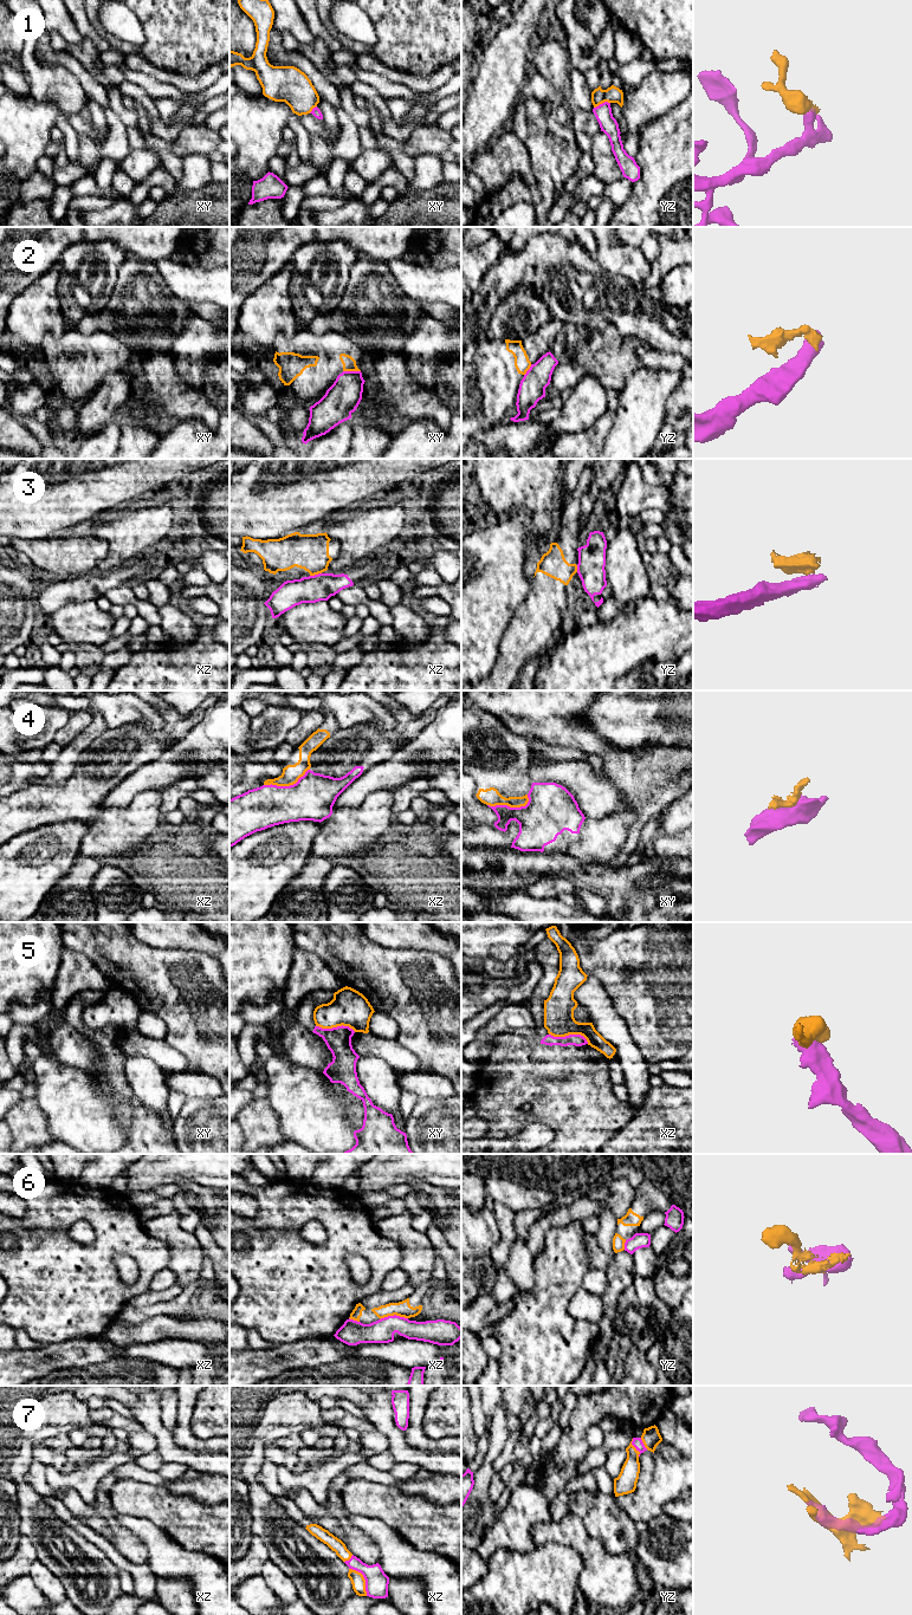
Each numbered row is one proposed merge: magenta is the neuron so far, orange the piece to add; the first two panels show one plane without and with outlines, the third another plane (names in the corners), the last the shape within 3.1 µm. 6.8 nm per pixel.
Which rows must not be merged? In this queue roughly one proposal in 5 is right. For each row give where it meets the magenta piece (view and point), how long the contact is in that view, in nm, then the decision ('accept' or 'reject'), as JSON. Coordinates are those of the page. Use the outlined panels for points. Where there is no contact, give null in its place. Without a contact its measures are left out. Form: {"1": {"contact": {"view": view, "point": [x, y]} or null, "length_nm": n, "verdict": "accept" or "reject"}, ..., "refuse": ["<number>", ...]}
{"1": {"contact": {"view": "yz", "point": [602, 103]}, "length_nm": 120, "verdict": "reject"}, "2": {"contact": {"view": "xy", "point": [351, 371]}, "length_nm": 120, "verdict": "reject"}, "3": {"contact": {"view": "xz", "point": [315, 575]}, "length_nm": 80, "verdict": "reject"}, "4": {"contact": {"view": "xy", "point": [509, 806]}, "length_nm": 300, "verdict": "reject"}, "5": {"contact": {"view": "xz", "point": [569, 1035]}, "length_nm": 280, "verdict": "reject"}, "6": {"contact": {"view": "xz", "point": [394, 1315]}, "length_nm": 190, "verdict": "reject"}, "7": {"contact": {"view": "xz", "point": [364, 1578]}, "length_nm": 220, "verdict": "accept"}, "refuse": ["1", "2", "3", "4", "5", "6"]}

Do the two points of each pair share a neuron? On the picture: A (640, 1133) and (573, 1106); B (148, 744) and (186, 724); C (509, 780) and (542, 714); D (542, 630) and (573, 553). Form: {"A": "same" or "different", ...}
{"A": "different", "B": "same", "C": "different", "D": "same"}

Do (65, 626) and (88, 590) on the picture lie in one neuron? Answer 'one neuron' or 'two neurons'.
two neurons

